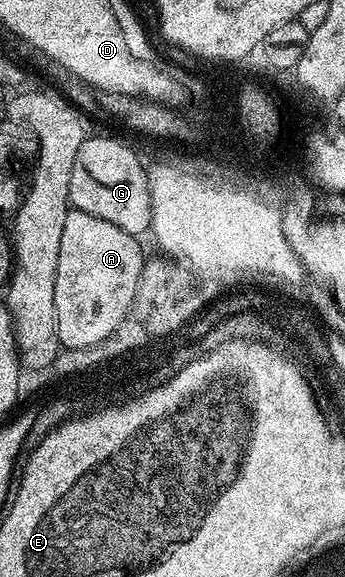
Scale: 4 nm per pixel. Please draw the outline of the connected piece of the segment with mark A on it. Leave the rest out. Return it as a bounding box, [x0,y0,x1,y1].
[53,208,145,348]

